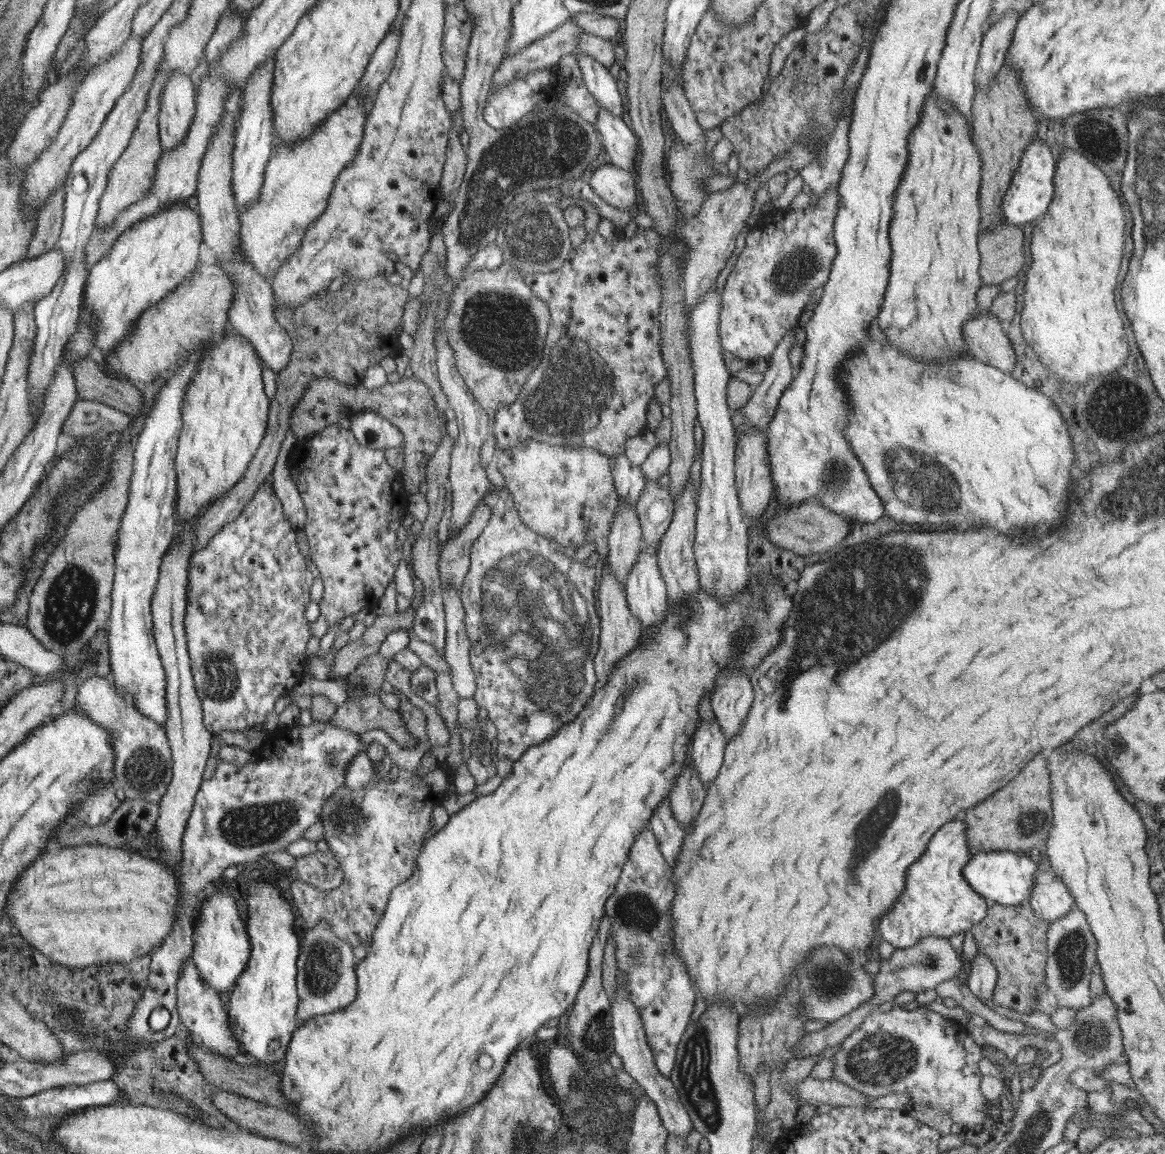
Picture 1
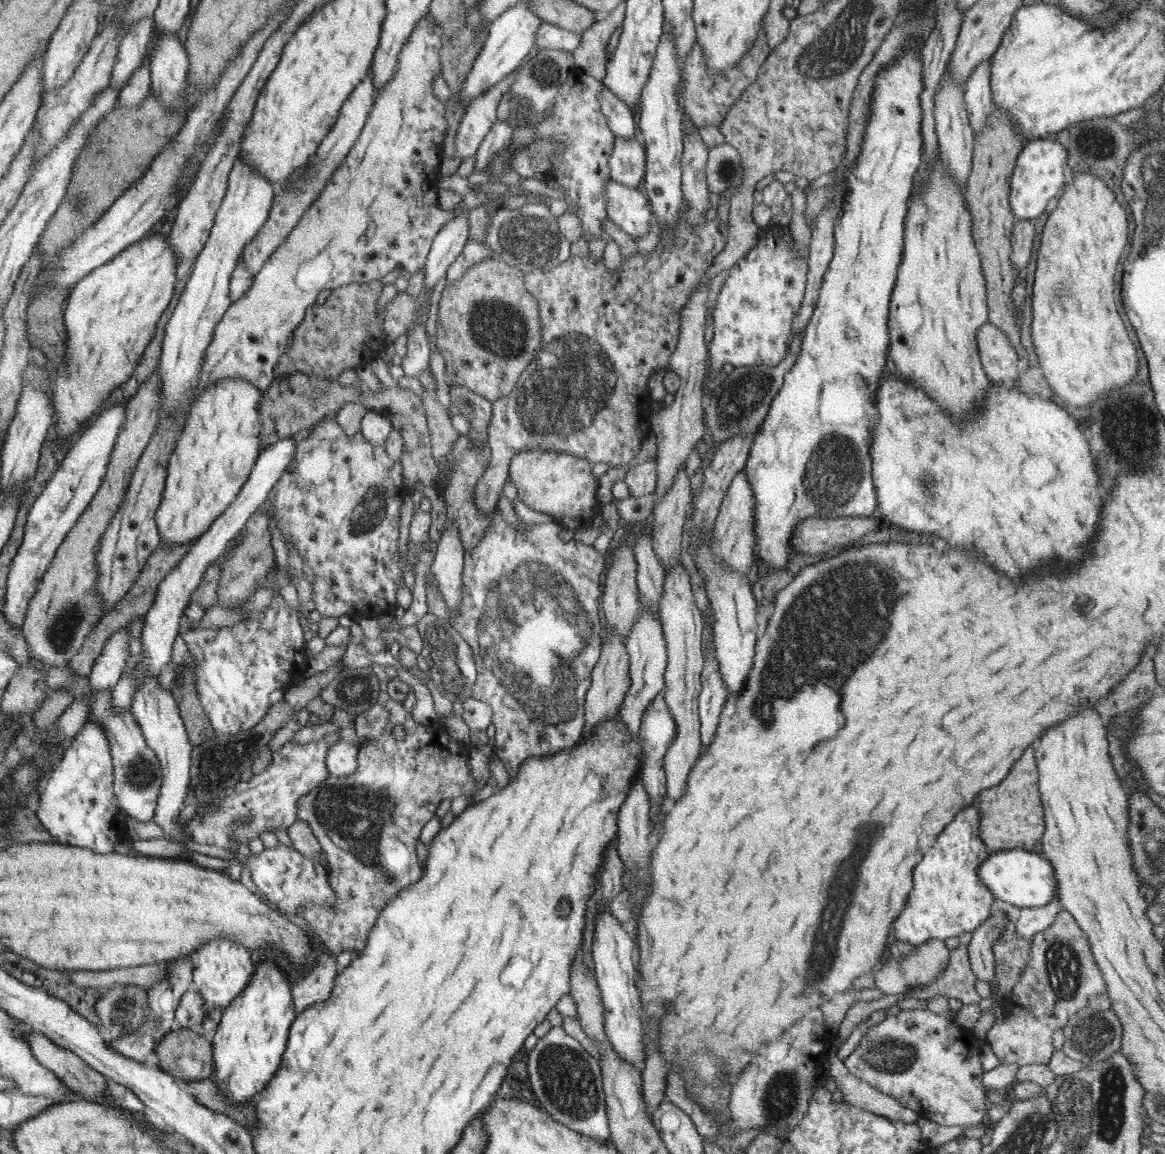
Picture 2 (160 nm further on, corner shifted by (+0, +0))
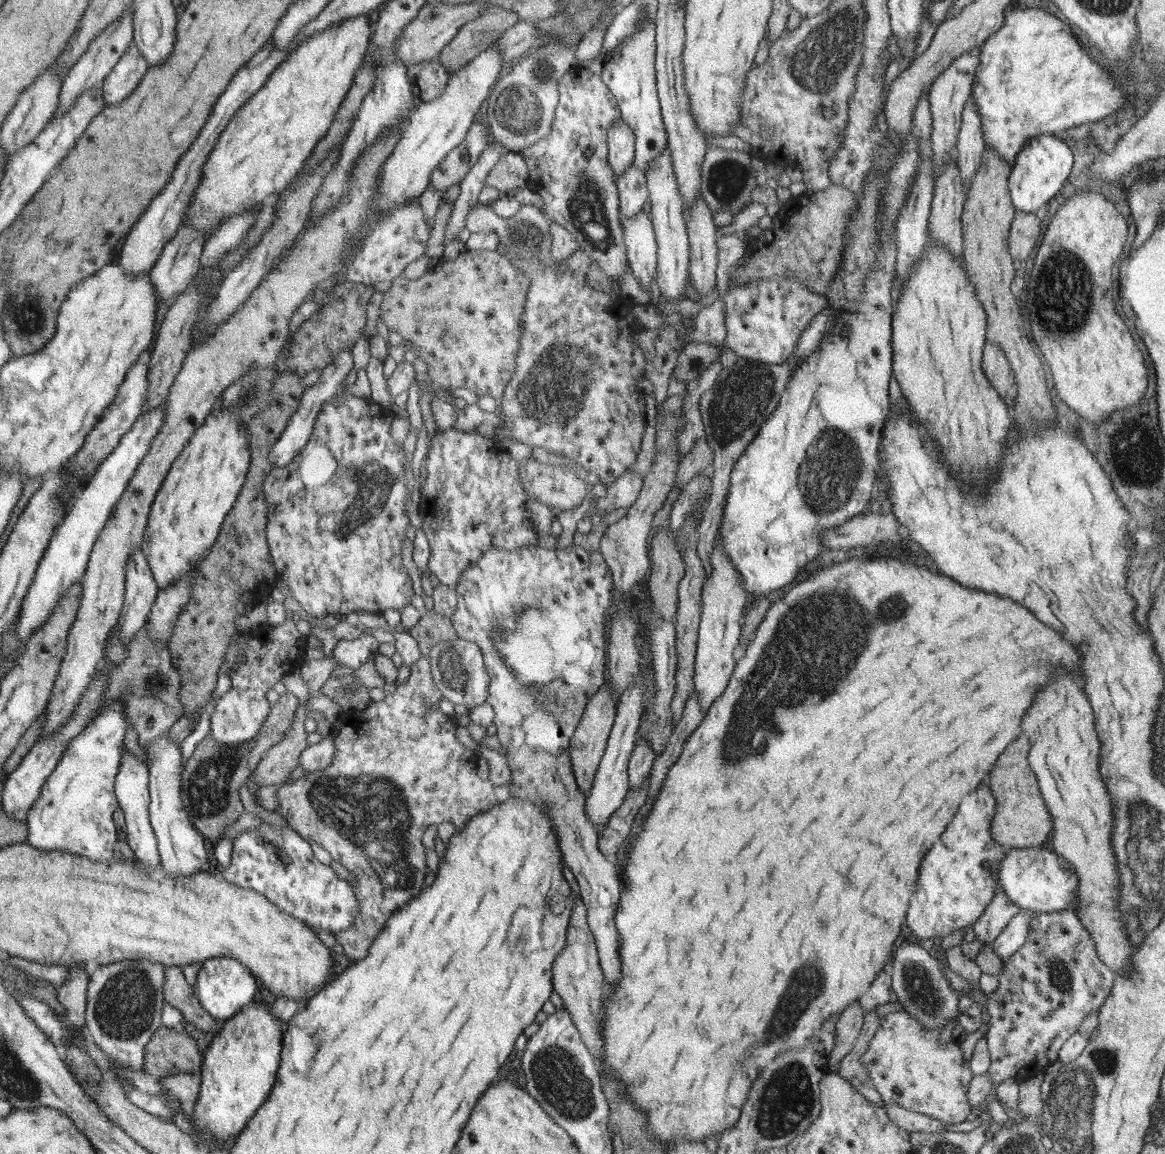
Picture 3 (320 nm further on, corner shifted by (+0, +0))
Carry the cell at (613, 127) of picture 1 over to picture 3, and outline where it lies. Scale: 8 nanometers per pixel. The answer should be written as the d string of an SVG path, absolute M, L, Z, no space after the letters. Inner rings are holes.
M630 164L625 172L615 178L618 212L622 216L635 216L648 202L646 176Z

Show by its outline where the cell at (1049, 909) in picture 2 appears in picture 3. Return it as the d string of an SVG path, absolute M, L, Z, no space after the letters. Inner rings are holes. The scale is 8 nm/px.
M1031 911L1029 915L1016 914L989 944L1003 961L1006 961L1025 942L1031 919L1033 919Z

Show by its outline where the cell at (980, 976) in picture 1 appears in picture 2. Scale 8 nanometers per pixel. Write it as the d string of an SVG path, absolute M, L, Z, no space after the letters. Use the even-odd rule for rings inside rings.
M1000 909L972 930L966 951L976 980L985 981L987 984L995 980L992 944L1004 931L1006 922L1008 922L1006 914Z

